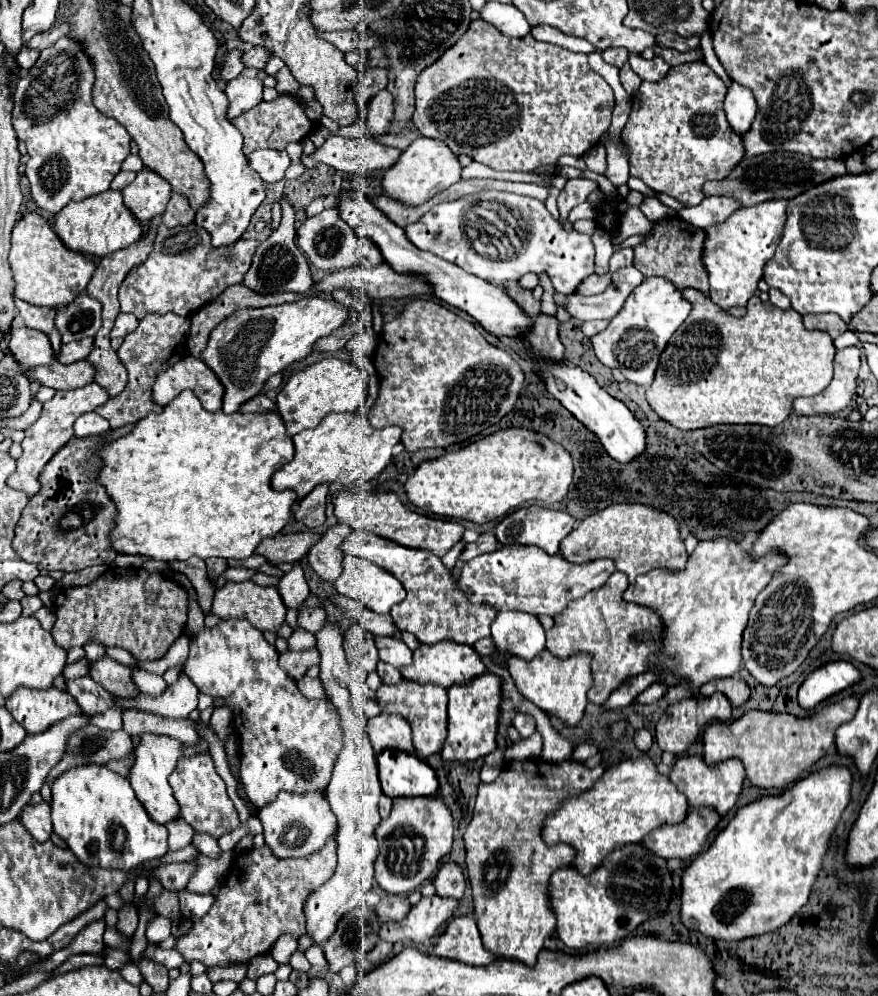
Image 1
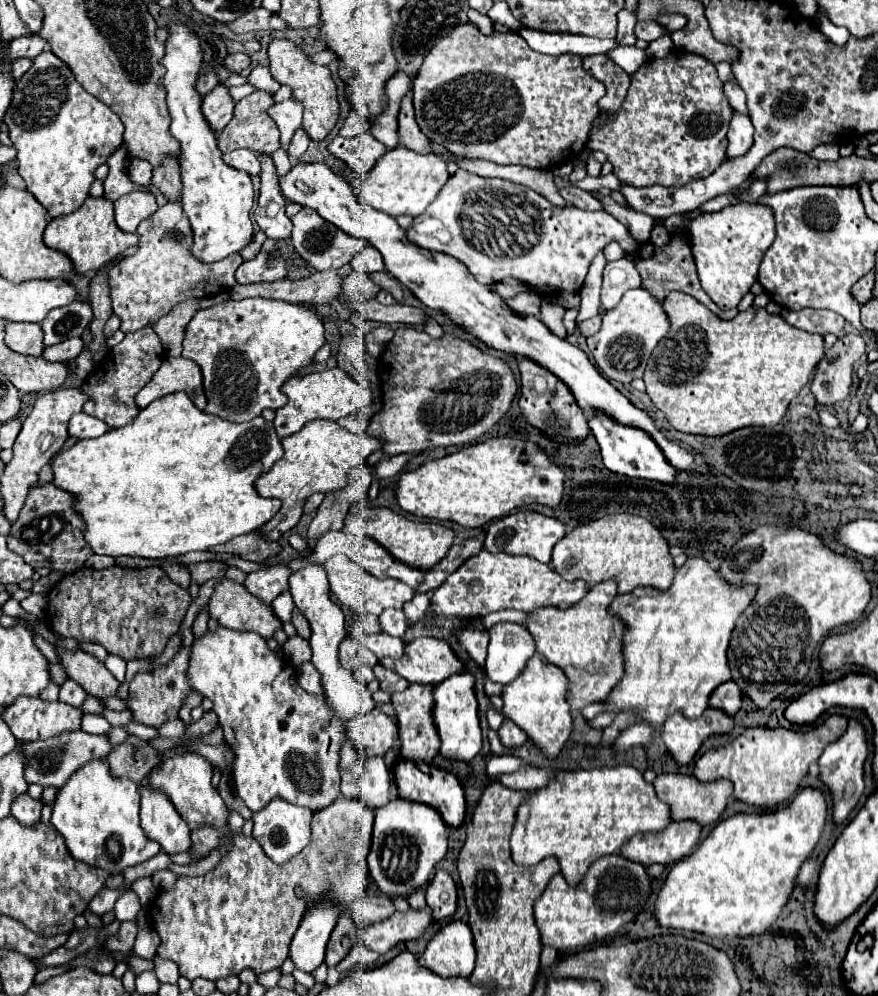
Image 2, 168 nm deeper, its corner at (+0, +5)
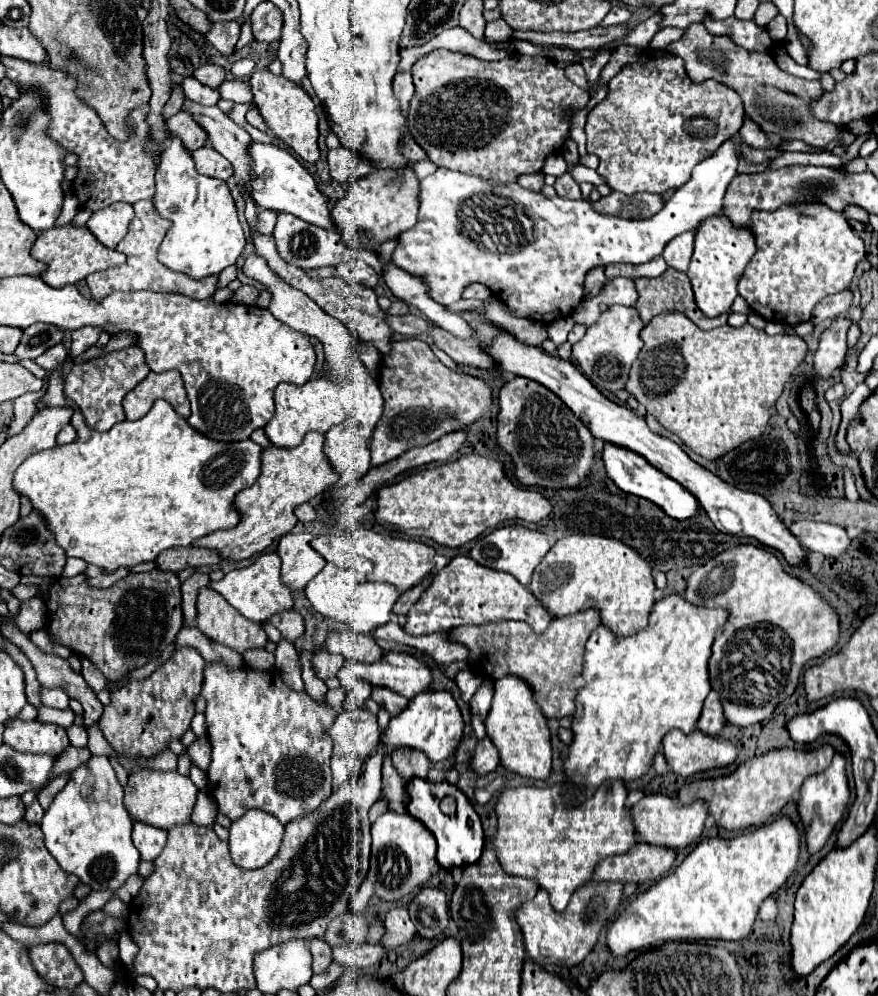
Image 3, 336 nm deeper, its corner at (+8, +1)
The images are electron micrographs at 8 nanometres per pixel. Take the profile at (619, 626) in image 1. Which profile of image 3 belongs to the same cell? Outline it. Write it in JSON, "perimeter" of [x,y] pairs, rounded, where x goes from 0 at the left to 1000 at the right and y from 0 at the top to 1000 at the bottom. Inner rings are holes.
{"perimeter":[[[672,609],[645,619],[633,619],[620,636],[606,634],[597,623],[558,623],[554,628],[524,628],[513,640],[535,652],[533,668],[542,678],[551,682],[572,682],[574,678],[585,676],[599,682],[617,708],[617,716],[622,716],[622,720],[640,722],[656,712],[656,698],[663,690],[665,648],[681,626],[683,613]]]}

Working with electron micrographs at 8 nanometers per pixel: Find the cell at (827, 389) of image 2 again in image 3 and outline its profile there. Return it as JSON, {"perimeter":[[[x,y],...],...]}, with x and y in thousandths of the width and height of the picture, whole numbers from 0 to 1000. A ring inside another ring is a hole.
{"perimeter":[[[952,320],[948,328],[936,336],[932,352],[927,356],[927,370],[932,381],[945,381],[952,370],[959,370],[964,362],[964,332],[968,328],[966,320]]]}

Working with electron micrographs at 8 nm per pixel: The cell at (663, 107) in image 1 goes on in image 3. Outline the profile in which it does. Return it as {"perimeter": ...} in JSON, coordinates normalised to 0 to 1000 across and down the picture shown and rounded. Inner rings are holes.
{"perimeter":[[[733,49],[724,63],[708,67],[706,73],[695,79],[692,87],[695,91],[690,99],[672,109],[667,117],[667,150],[683,160],[679,172],[699,192],[711,196],[722,196],[729,192],[756,194],[759,190],[774,190],[786,182],[788,170],[804,158],[813,156],[815,150],[827,140],[836,138],[845,128],[847,105],[841,93],[818,81],[788,81],[781,75],[777,59],[761,51]]]}

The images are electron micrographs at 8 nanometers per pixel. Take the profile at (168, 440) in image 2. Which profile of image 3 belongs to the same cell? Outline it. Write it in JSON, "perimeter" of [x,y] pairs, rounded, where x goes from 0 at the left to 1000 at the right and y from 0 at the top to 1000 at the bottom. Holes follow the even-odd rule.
{"perimeter":[[[185,401],[175,403],[162,421],[144,421],[118,435],[100,431],[88,408],[80,425],[89,434],[89,443],[34,457],[16,479],[16,491],[34,499],[36,509],[52,519],[57,533],[77,559],[91,559],[125,575],[134,569],[175,563],[194,549],[216,549],[228,539],[264,531],[273,525],[267,499],[294,481],[298,467],[298,449],[285,439],[269,445],[244,443],[226,435],[226,431],[219,431],[219,427]]]}

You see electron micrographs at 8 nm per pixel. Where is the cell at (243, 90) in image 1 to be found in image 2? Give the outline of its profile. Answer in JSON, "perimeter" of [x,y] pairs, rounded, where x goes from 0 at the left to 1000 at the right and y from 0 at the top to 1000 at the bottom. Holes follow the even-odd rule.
{"perimeter":[[[246,85],[232,99],[230,99],[230,115],[235,117],[237,126],[244,130],[244,134],[251,134],[260,121],[264,119],[267,101],[257,87]]]}

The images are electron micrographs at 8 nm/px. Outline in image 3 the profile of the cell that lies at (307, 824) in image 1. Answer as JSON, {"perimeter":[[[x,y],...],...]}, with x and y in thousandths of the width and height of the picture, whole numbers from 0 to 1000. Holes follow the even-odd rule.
{"perimeter":[[[285,812],[262,828],[262,858],[276,872],[294,872],[308,866],[323,840],[323,826],[310,816]]]}

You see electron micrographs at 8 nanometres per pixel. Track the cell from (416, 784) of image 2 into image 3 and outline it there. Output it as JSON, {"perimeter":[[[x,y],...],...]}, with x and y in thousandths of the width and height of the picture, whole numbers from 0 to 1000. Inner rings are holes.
{"perimeter":[[[472,780],[465,784],[462,788],[462,796],[465,796],[465,806],[462,812],[469,820],[474,820],[476,824],[481,824],[485,828],[485,832],[490,832],[499,844],[499,866],[506,872],[515,872],[519,868],[533,868],[544,864],[549,852],[551,852],[551,836],[549,836],[549,824],[544,820],[544,816],[540,814],[540,810],[535,808],[535,804],[528,800],[526,794],[519,792],[519,816],[508,818],[501,812],[501,806],[506,800],[517,796],[517,788],[501,784],[501,786],[492,786],[487,782],[478,782]]]}

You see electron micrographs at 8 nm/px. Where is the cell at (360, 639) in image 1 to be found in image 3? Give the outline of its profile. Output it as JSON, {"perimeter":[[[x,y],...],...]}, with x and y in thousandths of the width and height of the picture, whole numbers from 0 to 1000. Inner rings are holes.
{"perimeter":[[[364,654],[358,658],[355,666],[358,666],[358,674],[364,682],[374,682],[374,680],[383,680],[383,676],[390,672],[392,668],[392,660],[374,656],[374,654]]]}

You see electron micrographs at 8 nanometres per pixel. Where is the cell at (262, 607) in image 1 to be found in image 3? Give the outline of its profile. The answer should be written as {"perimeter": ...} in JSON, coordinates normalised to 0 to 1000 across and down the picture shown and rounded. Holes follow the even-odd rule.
{"perimeter":[[[228,591],[223,611],[226,611],[226,632],[241,644],[253,646],[271,656],[278,656],[280,652],[287,652],[287,650],[301,650],[305,644],[305,638],[301,636],[296,626],[289,626],[289,623],[276,619],[255,599],[251,599],[251,595],[246,595],[241,591]]]}

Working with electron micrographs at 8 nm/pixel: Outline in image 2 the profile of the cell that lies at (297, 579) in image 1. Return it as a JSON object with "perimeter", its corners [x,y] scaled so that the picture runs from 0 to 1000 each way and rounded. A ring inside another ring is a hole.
{"perimeter":[[[323,593],[321,597],[317,597],[317,599],[310,603],[310,613],[312,613],[312,617],[314,617],[321,626],[328,626],[328,623],[330,623],[333,611],[335,611],[335,603],[333,603],[330,593]]]}

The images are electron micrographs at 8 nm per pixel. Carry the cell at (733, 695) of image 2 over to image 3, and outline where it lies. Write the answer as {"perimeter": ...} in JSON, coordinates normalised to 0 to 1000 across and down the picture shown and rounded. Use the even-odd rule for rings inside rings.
{"perimeter":[[[809,694],[809,698],[802,704],[800,718],[795,722],[795,732],[800,732],[802,736],[809,736],[811,740],[818,740],[825,728],[827,728],[827,720],[825,720],[822,704],[815,694]]]}

